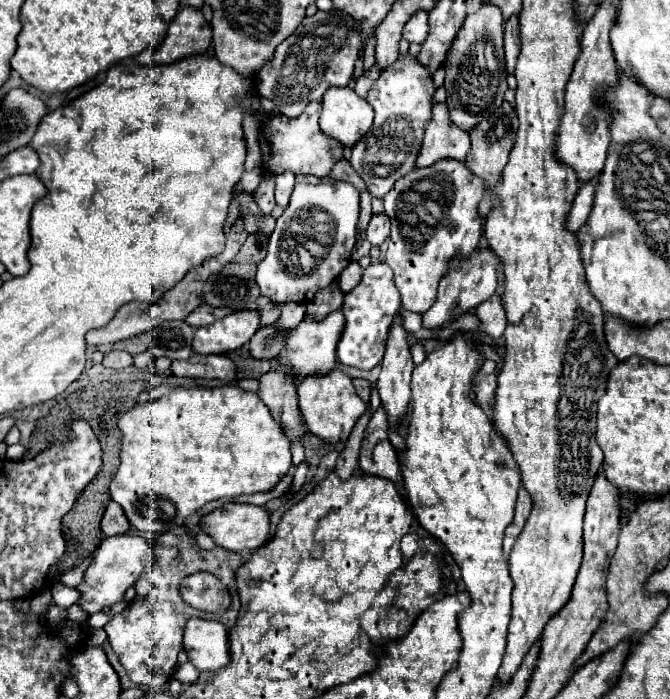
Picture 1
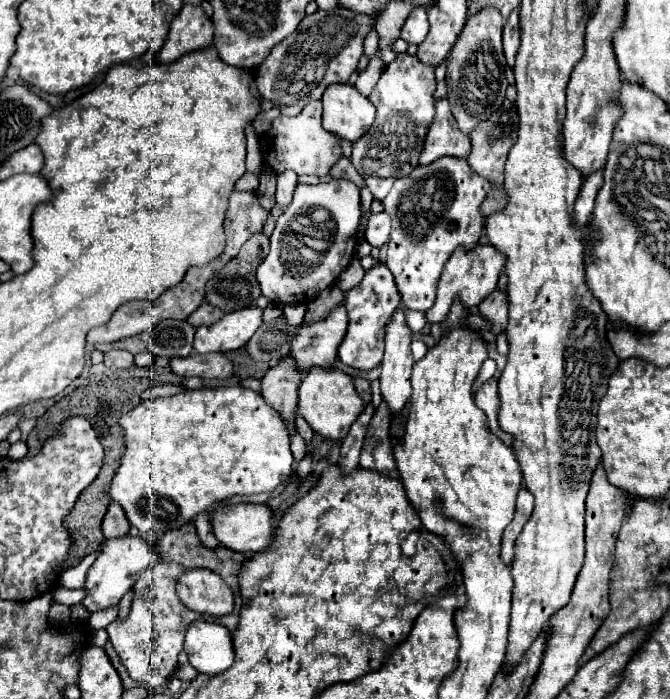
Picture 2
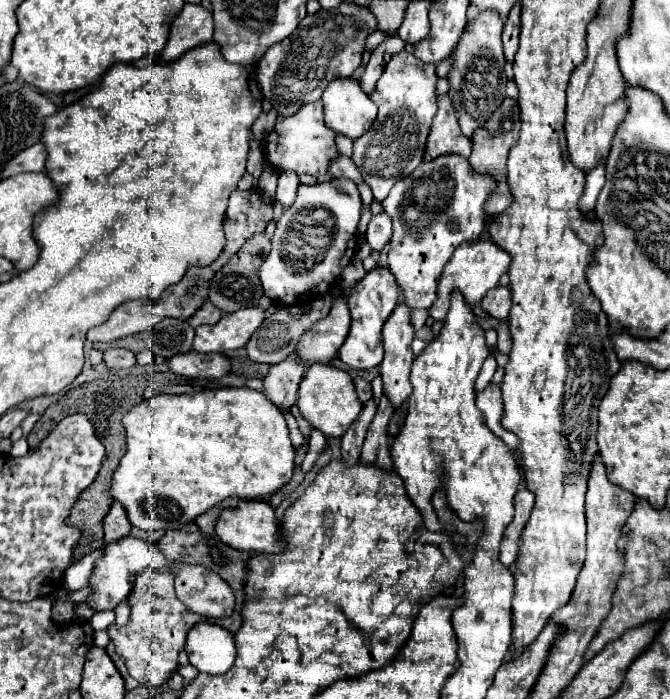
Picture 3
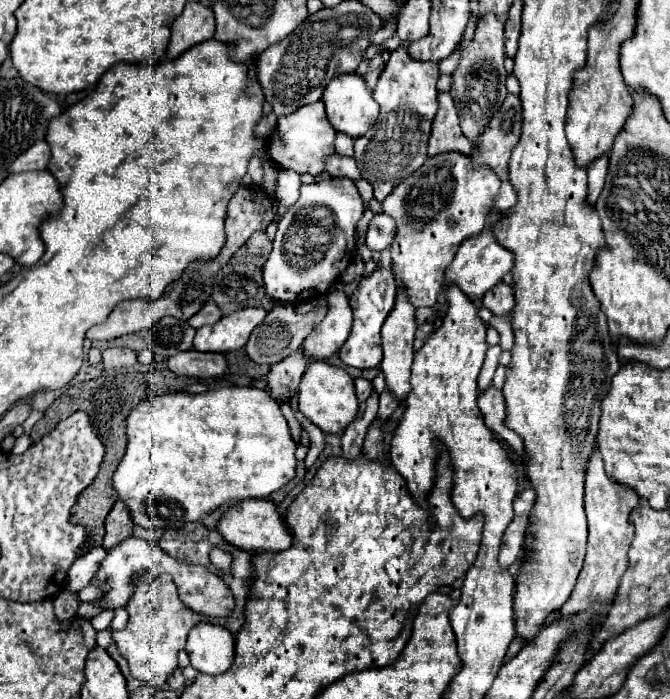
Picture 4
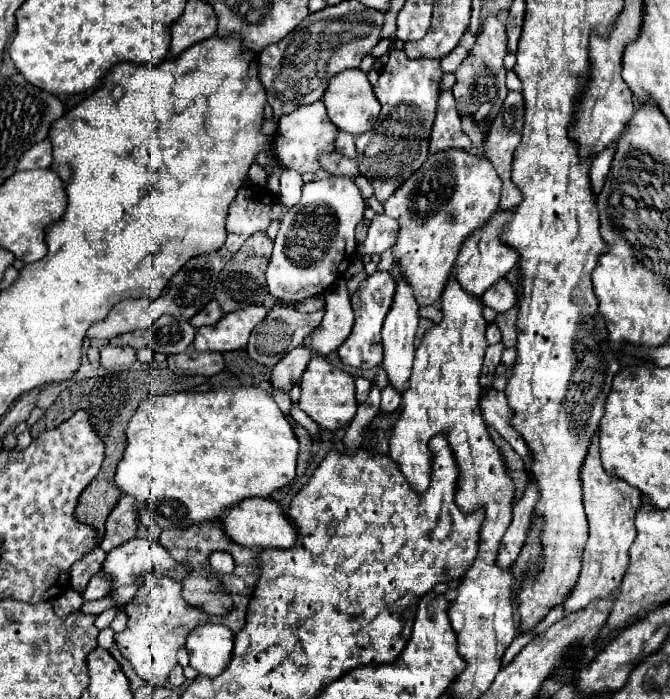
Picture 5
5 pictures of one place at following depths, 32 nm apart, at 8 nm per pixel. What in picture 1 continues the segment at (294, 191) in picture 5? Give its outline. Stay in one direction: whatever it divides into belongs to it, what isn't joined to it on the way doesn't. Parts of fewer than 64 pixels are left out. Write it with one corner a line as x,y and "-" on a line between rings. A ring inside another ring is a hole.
282,172
276,176
276,204
286,206
290,202
292,190
294,190
294,174
292,172

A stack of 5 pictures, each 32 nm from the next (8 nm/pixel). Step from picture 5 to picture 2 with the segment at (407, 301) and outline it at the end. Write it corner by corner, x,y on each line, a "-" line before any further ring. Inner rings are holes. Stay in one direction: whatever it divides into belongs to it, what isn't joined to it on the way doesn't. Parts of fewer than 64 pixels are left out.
396,310
386,328
386,352
380,364
380,392
392,416
400,414
410,400
410,372
414,358
410,352
412,332
406,326
404,310

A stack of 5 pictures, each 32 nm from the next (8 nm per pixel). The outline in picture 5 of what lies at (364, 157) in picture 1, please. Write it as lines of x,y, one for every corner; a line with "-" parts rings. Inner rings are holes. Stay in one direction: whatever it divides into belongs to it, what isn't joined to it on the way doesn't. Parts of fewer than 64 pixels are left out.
392,50
380,72
378,84
374,86
376,100
382,106
380,118
368,132
356,136
356,162
360,174
370,180
374,196
380,202
384,202
428,158
428,140
436,116
440,78
442,68
438,60
412,60
404,50

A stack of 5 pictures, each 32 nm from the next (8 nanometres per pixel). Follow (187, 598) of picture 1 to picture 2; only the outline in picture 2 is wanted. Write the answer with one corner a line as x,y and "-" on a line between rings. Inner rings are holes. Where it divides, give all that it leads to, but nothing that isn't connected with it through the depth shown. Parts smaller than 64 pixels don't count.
190,570
178,580
180,600
202,614
224,616
234,608
232,590
210,570

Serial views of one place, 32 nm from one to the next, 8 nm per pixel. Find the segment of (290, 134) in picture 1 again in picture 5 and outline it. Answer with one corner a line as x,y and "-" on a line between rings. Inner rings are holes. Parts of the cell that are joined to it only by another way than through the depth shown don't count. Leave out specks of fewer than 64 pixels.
314,102
308,106
300,106
298,110
294,110
288,116
280,116
278,120
278,134
272,140
272,154
274,158
284,166
284,168
292,168
300,174
304,172
312,172
316,174
320,170
318,158
324,152
334,152
334,140
336,140
336,126
328,120
324,102

